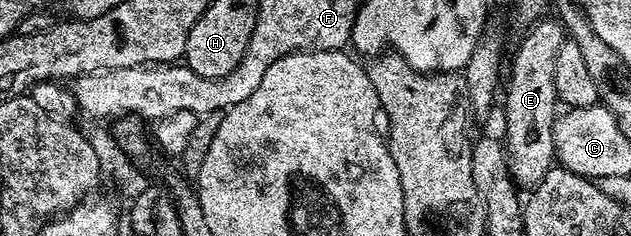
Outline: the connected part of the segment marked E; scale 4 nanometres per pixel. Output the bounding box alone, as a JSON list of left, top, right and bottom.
[504,17,566,189]

